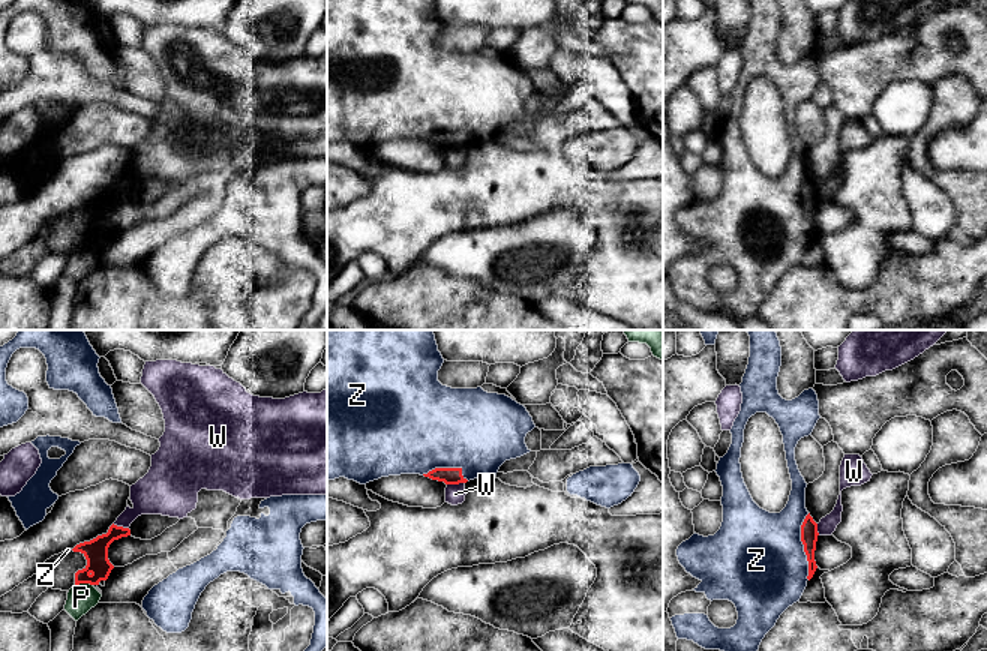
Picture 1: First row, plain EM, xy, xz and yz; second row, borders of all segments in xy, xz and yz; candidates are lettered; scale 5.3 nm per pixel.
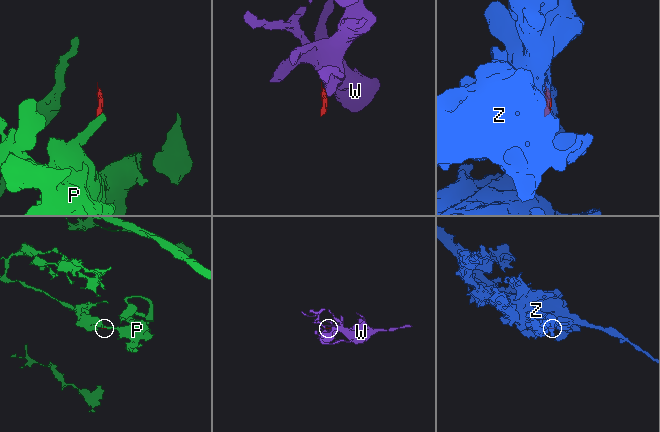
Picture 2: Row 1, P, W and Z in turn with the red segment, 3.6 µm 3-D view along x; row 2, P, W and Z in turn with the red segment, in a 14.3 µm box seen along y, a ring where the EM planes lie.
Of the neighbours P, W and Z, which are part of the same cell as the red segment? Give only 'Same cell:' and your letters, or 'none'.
Same cell: Z

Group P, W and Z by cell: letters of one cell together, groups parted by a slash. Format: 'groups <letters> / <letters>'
groups P / W / Z

